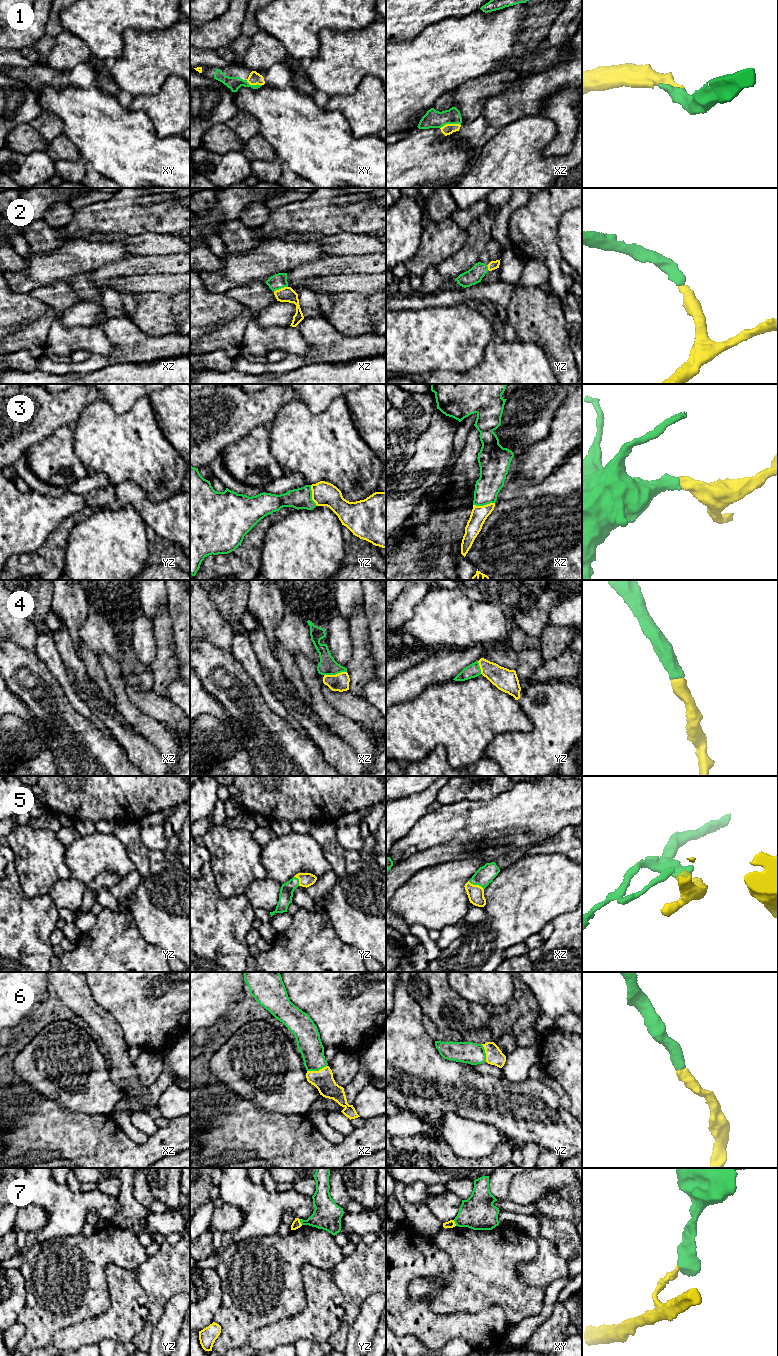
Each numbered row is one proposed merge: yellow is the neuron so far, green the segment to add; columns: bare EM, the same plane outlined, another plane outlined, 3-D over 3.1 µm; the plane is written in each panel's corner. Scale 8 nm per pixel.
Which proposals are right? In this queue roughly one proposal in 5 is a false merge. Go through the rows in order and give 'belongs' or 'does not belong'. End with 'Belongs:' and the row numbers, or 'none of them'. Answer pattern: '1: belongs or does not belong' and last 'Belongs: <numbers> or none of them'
1: belongs
2: belongs
3: belongs
4: belongs
5: belongs
6: belongs
7: does not belong
Belongs: 1, 2, 3, 4, 5, 6

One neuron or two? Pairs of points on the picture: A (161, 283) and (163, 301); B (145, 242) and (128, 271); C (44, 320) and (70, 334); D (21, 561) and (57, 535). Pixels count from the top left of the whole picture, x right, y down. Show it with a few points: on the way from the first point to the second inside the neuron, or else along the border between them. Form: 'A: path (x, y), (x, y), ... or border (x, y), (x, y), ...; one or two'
A: border (138, 292), (167, 292), (171, 295); two
B: border (162, 254), (131, 255); two
C: border (55, 311), (50, 320), (46, 346); two
D: path (31, 561), (37, 561), (53, 545); one

